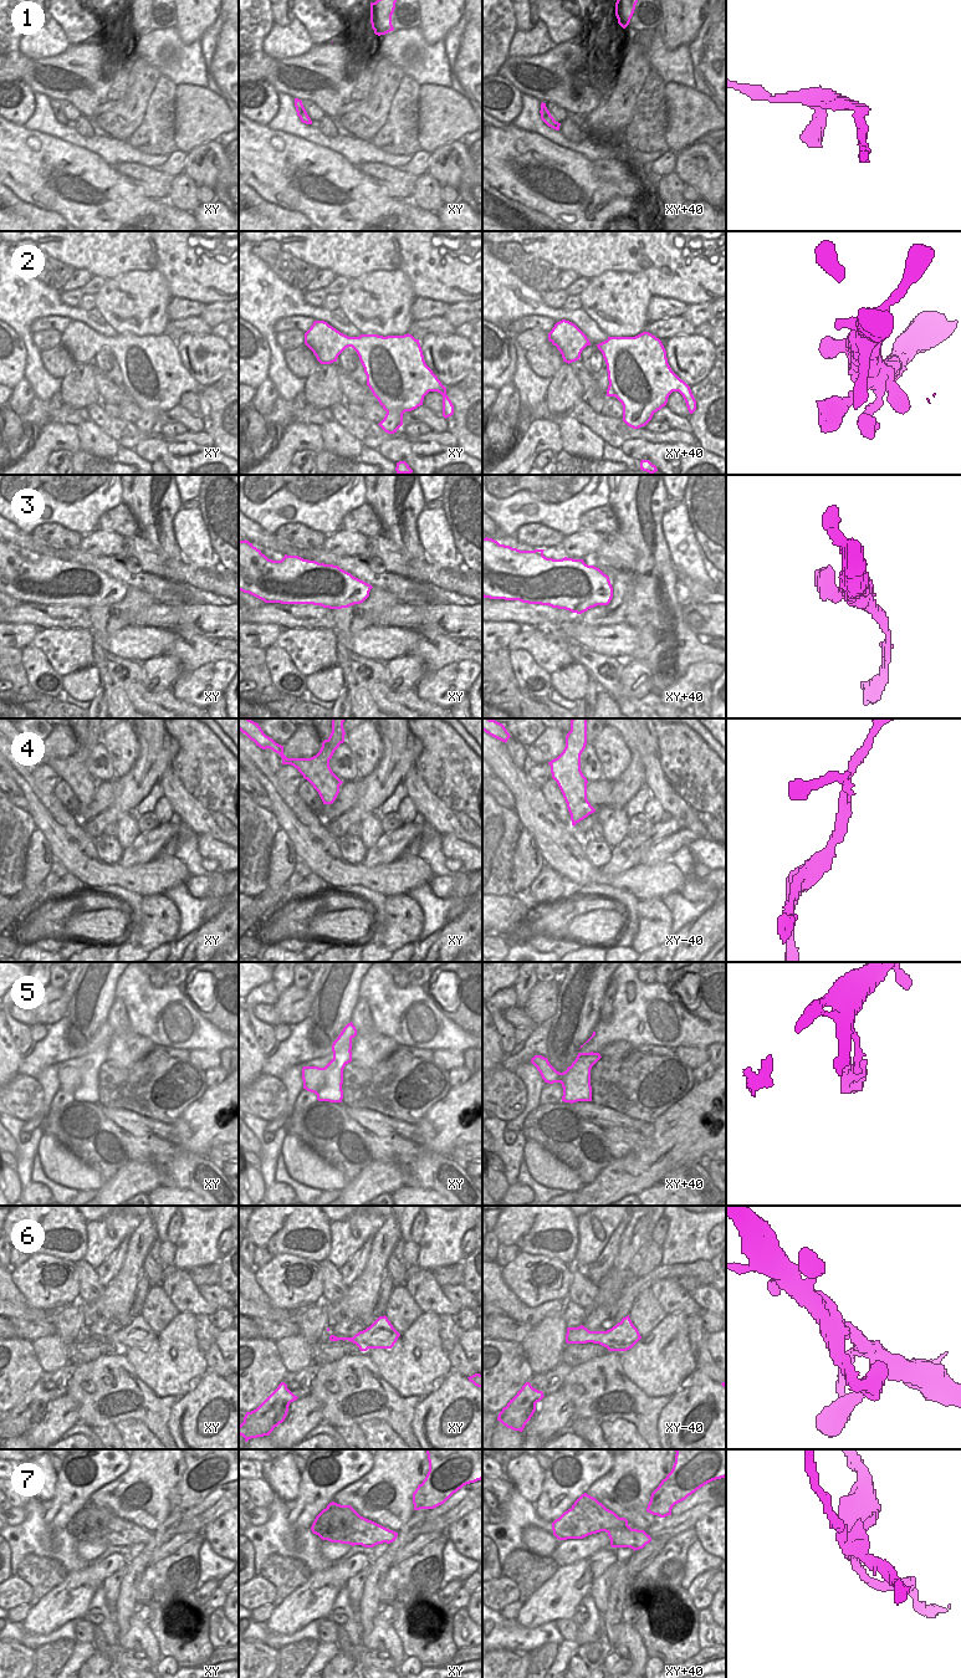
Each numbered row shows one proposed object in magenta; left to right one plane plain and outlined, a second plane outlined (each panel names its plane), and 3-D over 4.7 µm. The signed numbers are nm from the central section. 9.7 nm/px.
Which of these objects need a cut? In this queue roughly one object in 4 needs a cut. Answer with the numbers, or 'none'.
5, 7

